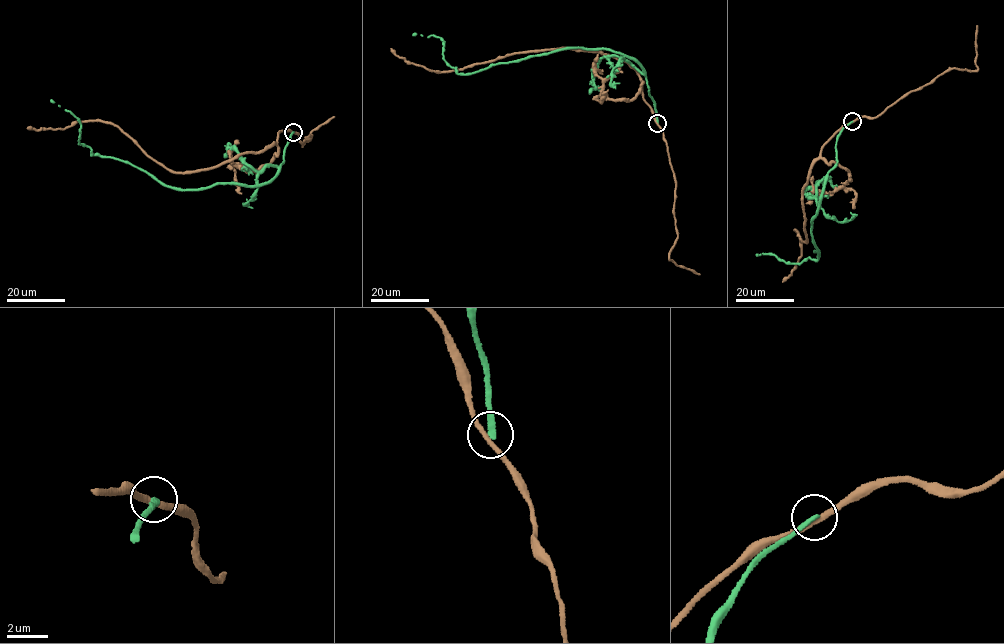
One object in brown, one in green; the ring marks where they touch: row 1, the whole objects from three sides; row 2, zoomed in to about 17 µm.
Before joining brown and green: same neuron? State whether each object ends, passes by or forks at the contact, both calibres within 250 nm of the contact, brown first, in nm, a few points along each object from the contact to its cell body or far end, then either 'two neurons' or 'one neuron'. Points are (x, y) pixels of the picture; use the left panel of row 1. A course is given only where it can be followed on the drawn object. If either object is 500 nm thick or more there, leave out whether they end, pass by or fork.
brown passes by; green ends; calibres 240 and 280 nm; course brown (292, 132), (279, 132), (277, 143), (258, 152), (191, 172), (169, 171), (117, 126), (99, 121), (27, 128); course green (293, 132), (277, 176), (267, 182), (178, 189), (126, 162), (93, 155), (79, 143), (78, 119), (51, 99); two neurons

